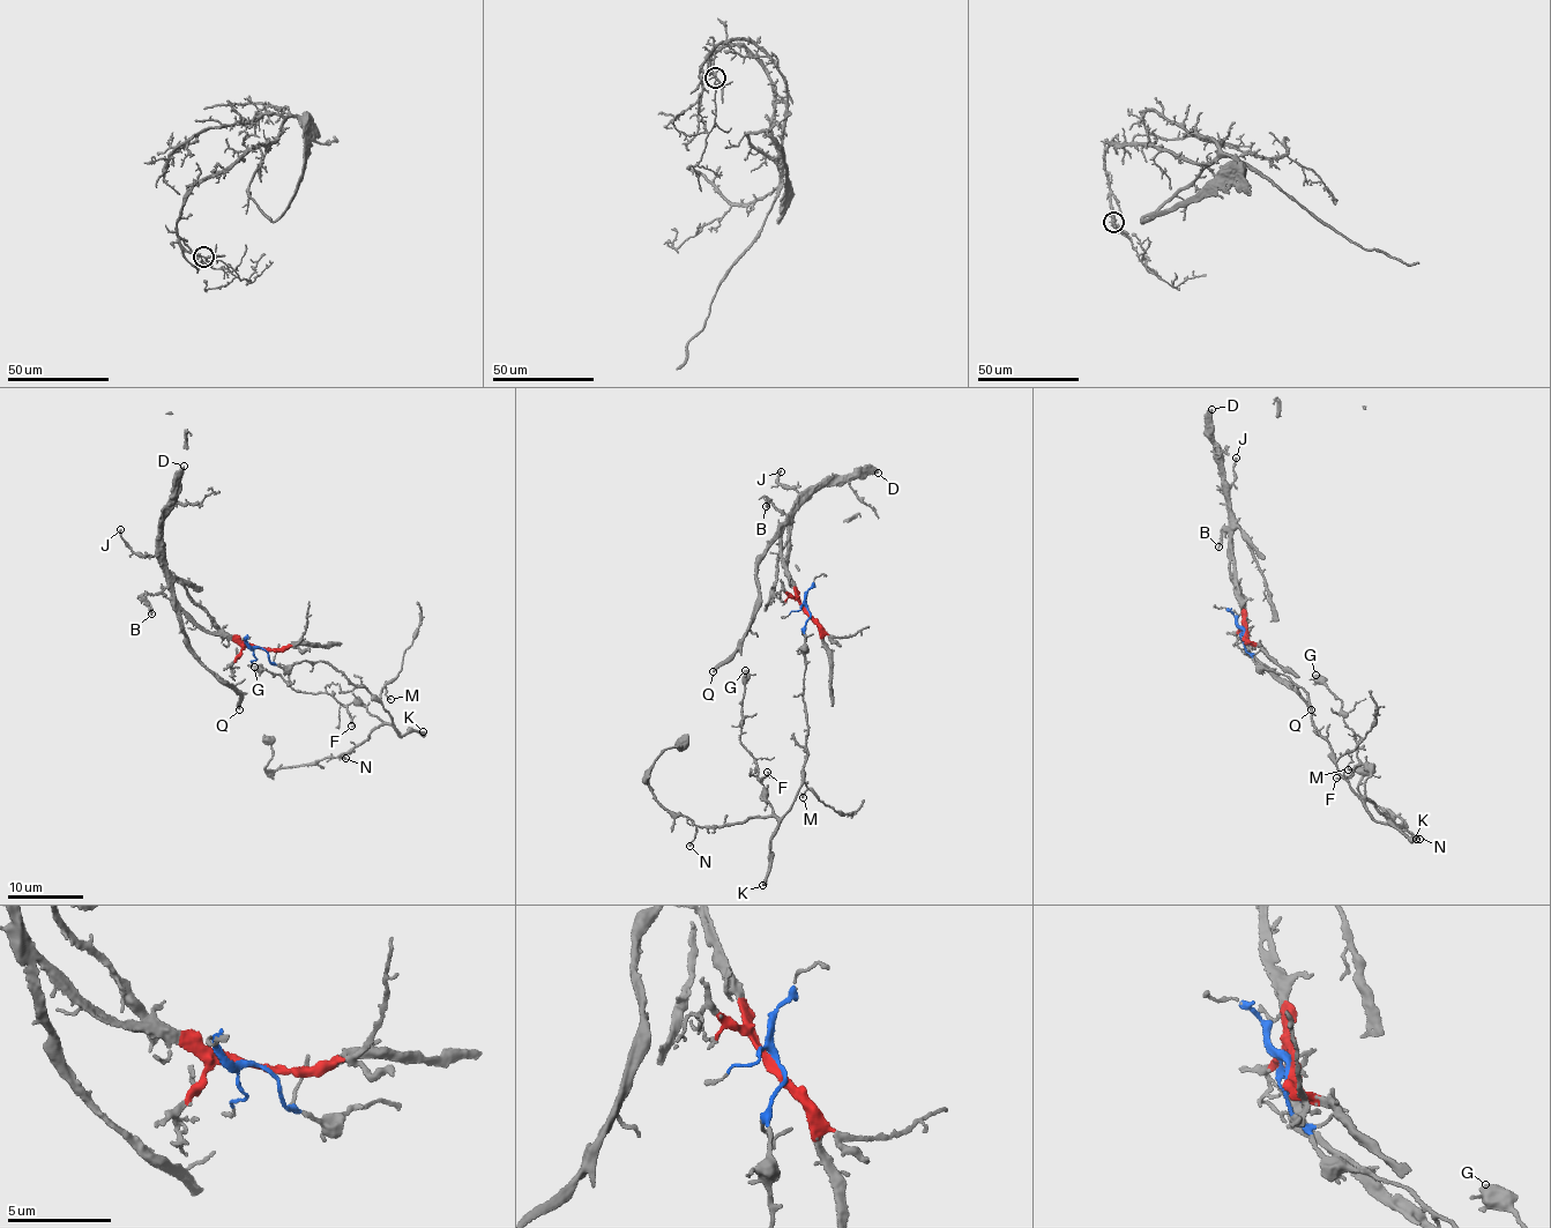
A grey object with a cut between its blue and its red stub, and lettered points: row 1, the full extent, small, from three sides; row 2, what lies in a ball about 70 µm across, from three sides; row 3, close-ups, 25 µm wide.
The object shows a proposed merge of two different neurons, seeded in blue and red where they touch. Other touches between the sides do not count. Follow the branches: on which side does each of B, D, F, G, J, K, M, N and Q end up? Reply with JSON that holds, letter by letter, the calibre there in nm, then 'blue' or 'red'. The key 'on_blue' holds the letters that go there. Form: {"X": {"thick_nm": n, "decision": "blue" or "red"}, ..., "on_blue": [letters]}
{"B": {"thick_nm": 150, "decision": "red"}, "D": {"thick_nm": 360, "decision": "red"}, "F": {"thick_nm": 110, "decision": "blue"}, "G": {"thick_nm": 400, "decision": "blue"}, "J": {"thick_nm": 160, "decision": "red"}, "K": {"thick_nm": 440, "decision": "blue"}, "M": {"thick_nm": 130, "decision": "blue"}, "N": {"thick_nm": 170, "decision": "blue"}, "Q": {"thick_nm": 260, "decision": "red"}, "on_blue": ["F", "G", "K", "M", "N"]}

